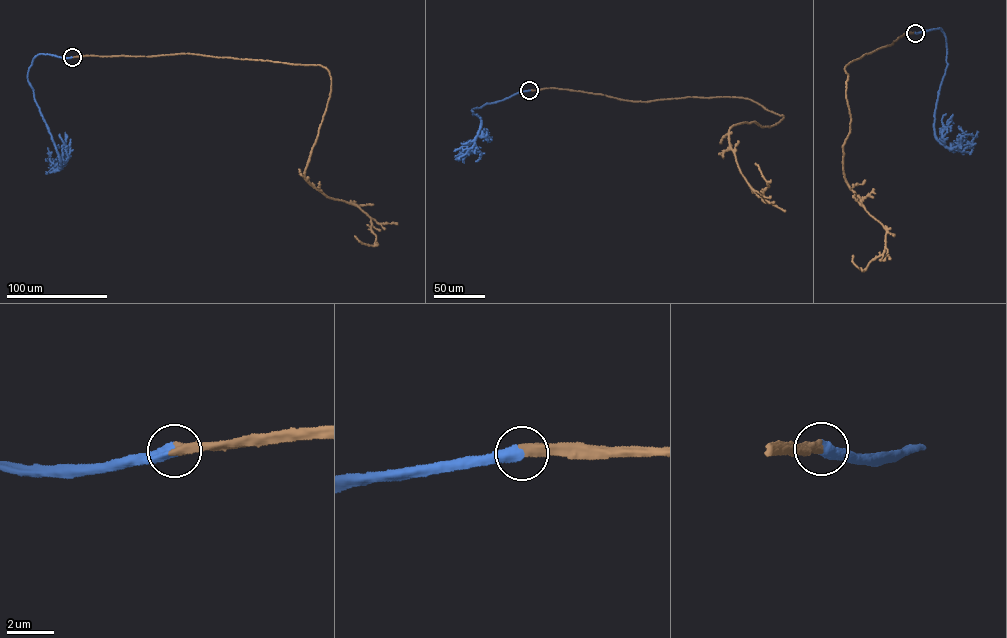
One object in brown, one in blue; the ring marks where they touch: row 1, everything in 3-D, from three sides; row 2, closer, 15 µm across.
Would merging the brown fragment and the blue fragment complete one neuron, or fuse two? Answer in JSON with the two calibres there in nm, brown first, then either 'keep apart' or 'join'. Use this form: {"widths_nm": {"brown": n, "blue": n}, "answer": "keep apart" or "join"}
{"widths_nm": {"brown": 460, "blue": 500}, "answer": "join"}

